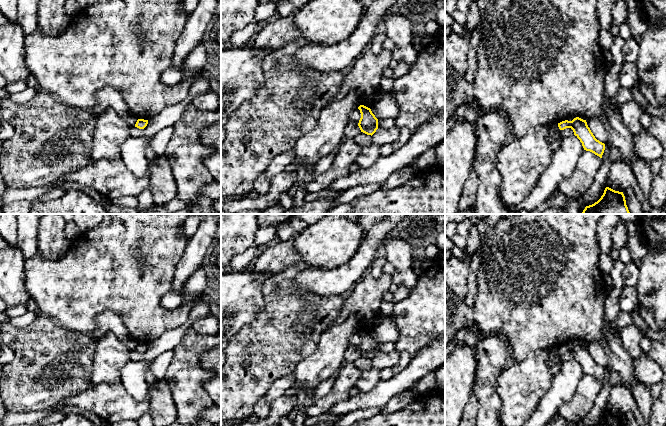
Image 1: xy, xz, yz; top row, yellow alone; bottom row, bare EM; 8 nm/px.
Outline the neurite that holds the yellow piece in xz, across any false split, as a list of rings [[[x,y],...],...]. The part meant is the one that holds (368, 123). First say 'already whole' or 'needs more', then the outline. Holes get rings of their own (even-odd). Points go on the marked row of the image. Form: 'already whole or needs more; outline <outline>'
already whole; outline [[[360,105],[358,109],[361,113],[361,118],[358,123],[361,132],[372,136],[378,129],[378,119],[372,113],[370,108]]]

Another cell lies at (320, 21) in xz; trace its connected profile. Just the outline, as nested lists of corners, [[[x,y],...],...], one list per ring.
[[[313,0],[295,13],[294,24],[308,44],[334,44],[348,38],[364,14],[360,0]]]

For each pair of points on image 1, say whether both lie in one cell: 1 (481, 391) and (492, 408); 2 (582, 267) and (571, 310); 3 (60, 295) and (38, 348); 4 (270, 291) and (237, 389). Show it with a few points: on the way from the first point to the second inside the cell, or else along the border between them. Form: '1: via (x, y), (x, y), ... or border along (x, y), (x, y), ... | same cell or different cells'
1: via (485, 395), (490, 404) | same cell
2: via (575, 278), (575, 299) | same cell
3: border along (41, 313), (51, 316), (62, 326), (71, 329) | different cells
4: via (270, 315), (270, 343), (255, 358), (252, 365) | same cell

